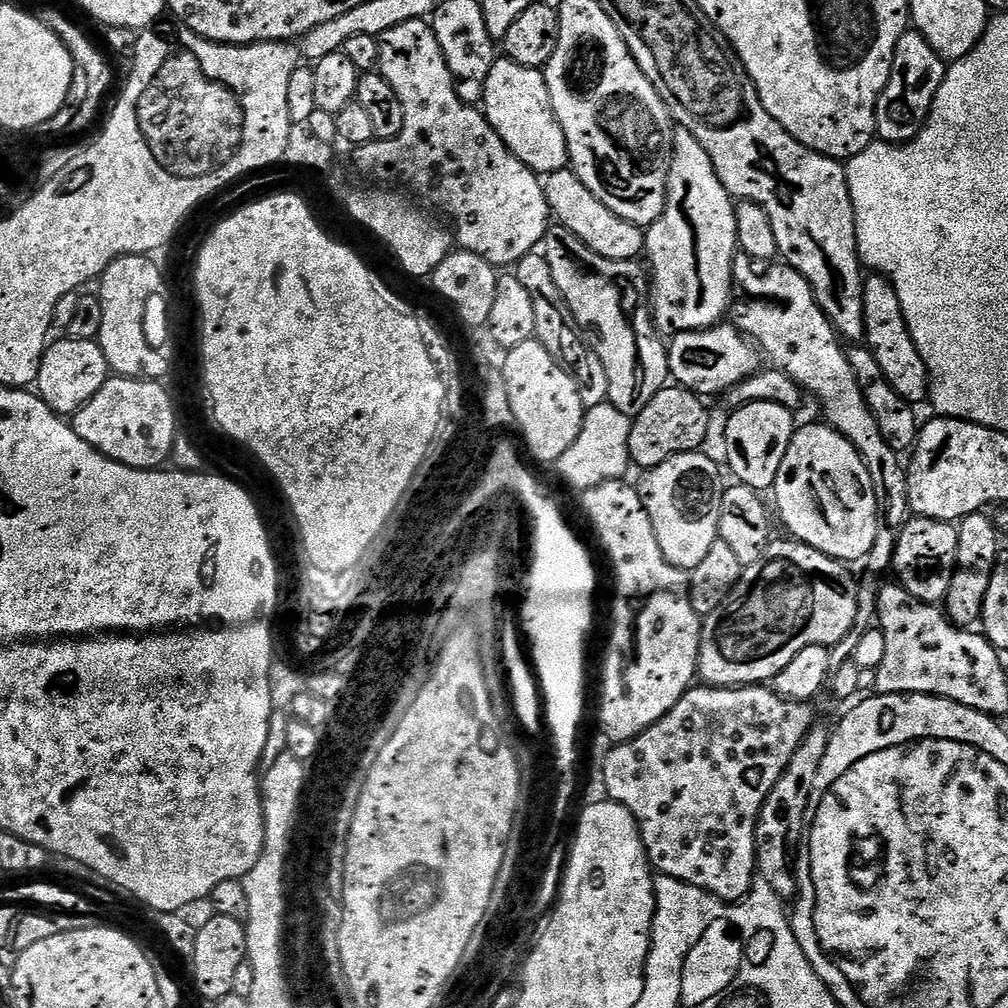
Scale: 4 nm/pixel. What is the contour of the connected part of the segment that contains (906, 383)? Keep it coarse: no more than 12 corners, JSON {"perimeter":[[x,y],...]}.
{"perimeter":[[864,282],[864,340],[890,386],[913,406],[929,399],[894,286]]}

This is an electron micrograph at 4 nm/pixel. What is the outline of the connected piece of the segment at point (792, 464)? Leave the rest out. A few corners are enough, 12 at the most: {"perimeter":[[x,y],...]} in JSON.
{"perimeter":[[797,427],[774,485],[789,533],[841,562],[878,534],[851,440]]}

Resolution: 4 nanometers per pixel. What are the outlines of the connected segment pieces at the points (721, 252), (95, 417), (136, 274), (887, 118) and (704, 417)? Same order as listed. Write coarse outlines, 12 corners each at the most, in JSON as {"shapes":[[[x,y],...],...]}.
{"shapes":[[[677,127],[647,225],[664,334],[712,328],[734,300],[736,204]],[[152,384],[102,386],[70,423],[91,448],[160,470],[176,442]],[[119,256],[98,281],[98,343],[118,374],[160,376],[142,318],[161,265]],[[921,32],[898,38],[876,103],[876,136],[924,129],[945,60]],[[666,386],[632,420],[640,470],[705,447],[708,408]]]}

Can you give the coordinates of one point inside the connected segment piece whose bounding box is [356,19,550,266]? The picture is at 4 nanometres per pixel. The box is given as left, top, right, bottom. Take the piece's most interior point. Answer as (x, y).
(447, 152)

